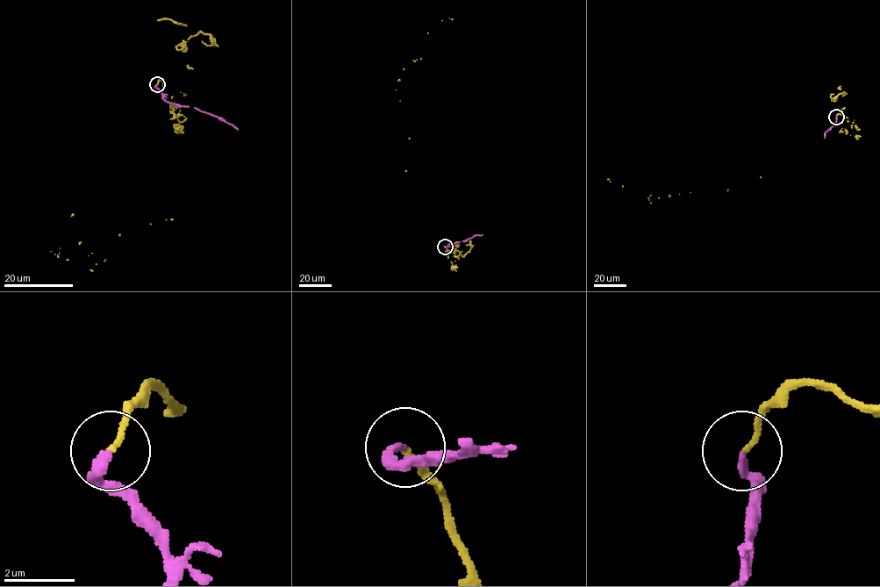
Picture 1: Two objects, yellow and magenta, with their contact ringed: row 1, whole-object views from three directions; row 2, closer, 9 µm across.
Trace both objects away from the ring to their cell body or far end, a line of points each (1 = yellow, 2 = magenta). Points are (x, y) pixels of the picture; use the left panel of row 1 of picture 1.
1: (157, 84), (187, 67), (172, 96), (178, 114), (79, 244), (51, 251), (96, 264), (119, 233), (173, 219)
2: (157, 84), (157, 89), (168, 102), (198, 109), (238, 129)

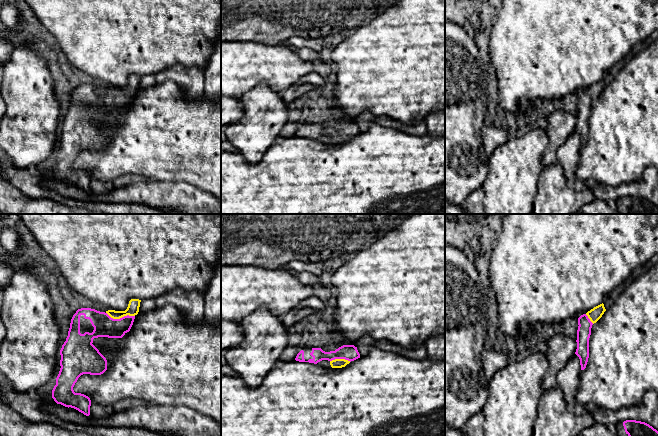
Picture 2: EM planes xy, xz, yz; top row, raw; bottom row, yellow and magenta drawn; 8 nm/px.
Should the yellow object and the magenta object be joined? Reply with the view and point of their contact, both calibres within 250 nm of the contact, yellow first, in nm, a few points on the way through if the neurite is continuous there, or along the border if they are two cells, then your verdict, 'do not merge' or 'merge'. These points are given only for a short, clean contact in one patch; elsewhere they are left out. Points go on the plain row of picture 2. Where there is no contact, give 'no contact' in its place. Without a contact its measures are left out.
xy (120, 93) | 100/180 nm | across xy (133, 83), (120, 93), (113, 100), (104, 102) | merge

